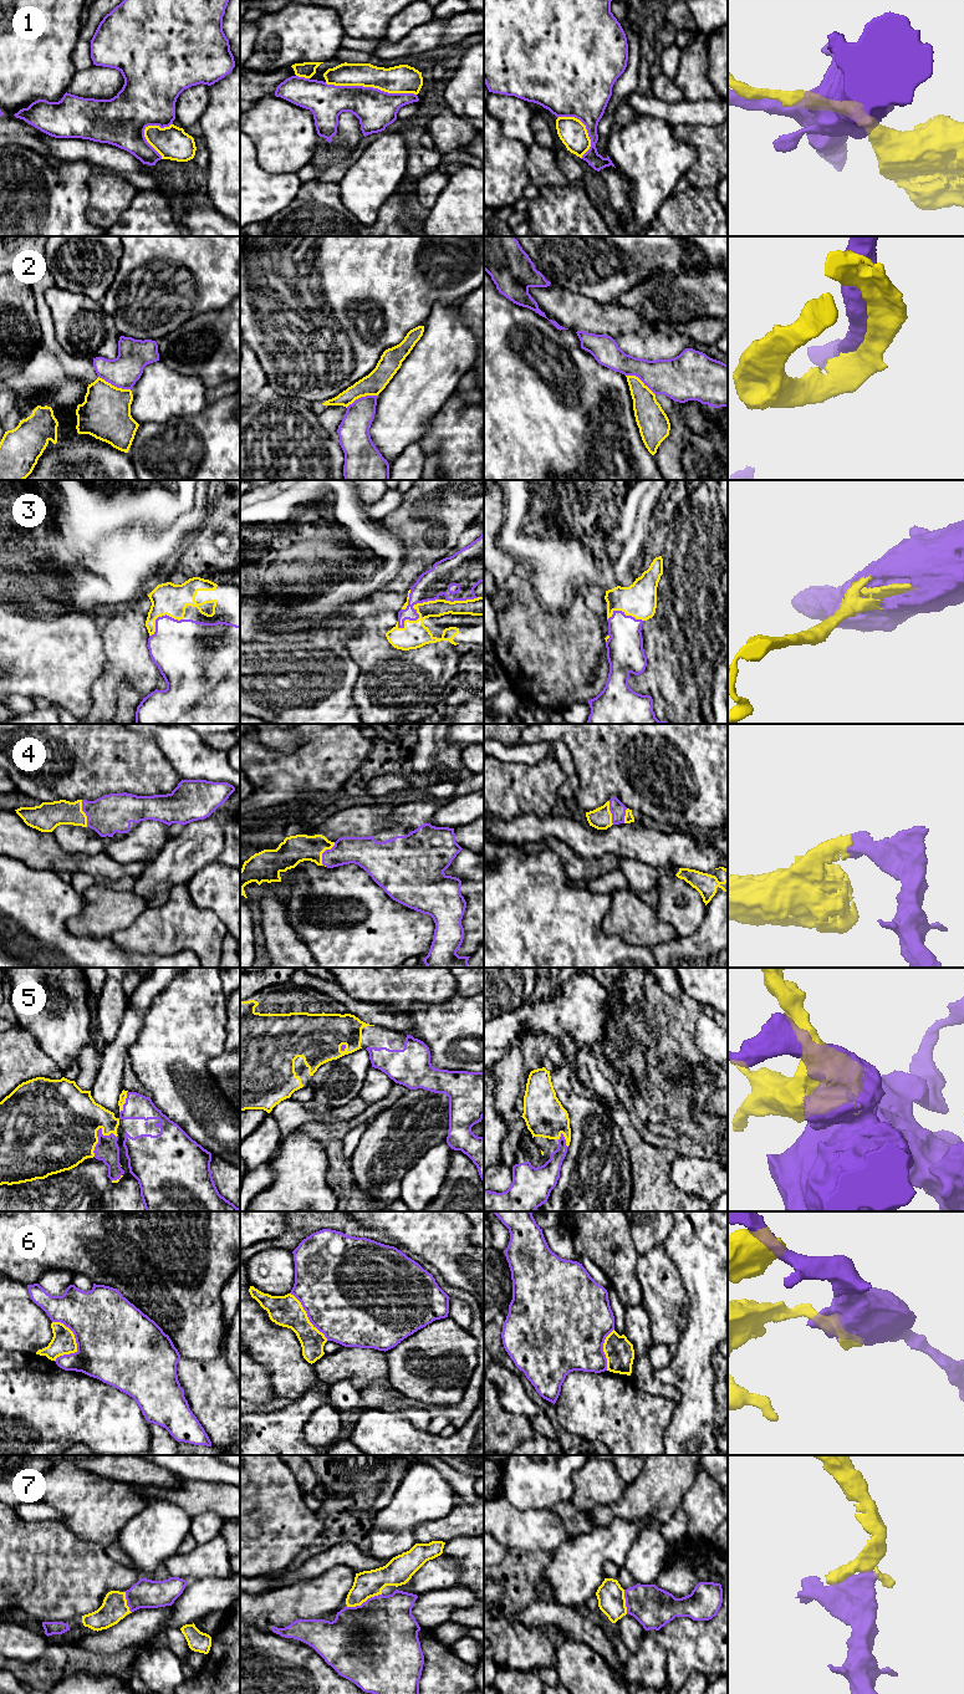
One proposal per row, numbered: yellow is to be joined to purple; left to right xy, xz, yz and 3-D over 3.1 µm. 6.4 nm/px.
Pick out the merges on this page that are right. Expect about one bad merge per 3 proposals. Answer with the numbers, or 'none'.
2, 3, 4, 5, 7

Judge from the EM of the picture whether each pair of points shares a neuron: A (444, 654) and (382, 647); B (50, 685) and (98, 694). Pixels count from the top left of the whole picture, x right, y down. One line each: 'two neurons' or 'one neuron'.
A: one neuron
B: two neurons

